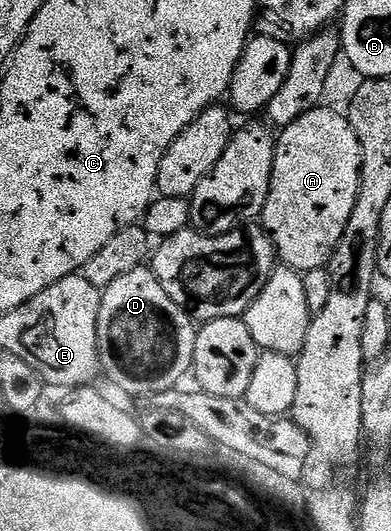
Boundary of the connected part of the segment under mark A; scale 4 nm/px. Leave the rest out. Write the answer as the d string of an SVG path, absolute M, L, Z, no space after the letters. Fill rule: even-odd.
M317 106L310 111L297 117L290 125L281 129L274 145L274 165L272 166L272 178L270 179L270 193L266 199L266 205L260 217L261 227L265 228L266 235L274 244L274 251L277 259L287 268L295 268L297 272L307 273L317 268L326 268L329 265L330 257L334 255L334 247L340 242L344 230L348 226L348 218L352 218L352 206L356 206L356 198L360 190L360 166L362 165L362 155L360 154L360 142L352 130L349 119L338 112L333 112L325 106Z

